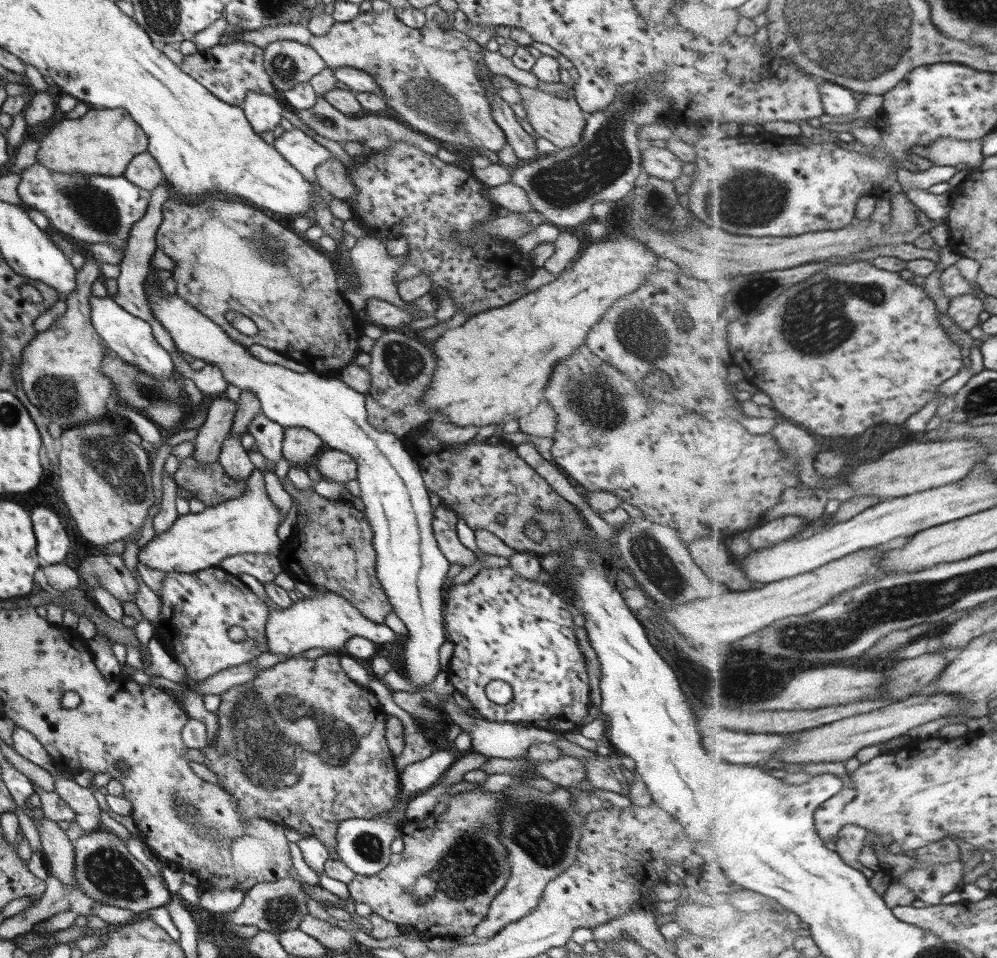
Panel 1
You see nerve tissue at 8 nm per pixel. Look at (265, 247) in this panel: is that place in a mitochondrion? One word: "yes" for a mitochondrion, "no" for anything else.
yes

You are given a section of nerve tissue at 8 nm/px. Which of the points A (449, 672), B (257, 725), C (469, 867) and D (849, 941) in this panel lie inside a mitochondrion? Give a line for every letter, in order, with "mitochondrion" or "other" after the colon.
A: other
B: mitochondrion
C: mitochondrion
D: other

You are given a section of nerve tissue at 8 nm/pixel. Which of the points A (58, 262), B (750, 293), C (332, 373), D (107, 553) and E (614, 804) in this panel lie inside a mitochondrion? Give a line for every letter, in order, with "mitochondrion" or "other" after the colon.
A: other
B: mitochondrion
C: other
D: other
E: other

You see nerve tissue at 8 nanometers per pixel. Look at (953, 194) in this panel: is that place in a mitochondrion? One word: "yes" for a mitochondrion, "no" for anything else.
no

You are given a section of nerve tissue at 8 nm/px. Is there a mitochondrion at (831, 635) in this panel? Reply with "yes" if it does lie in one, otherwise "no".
yes

